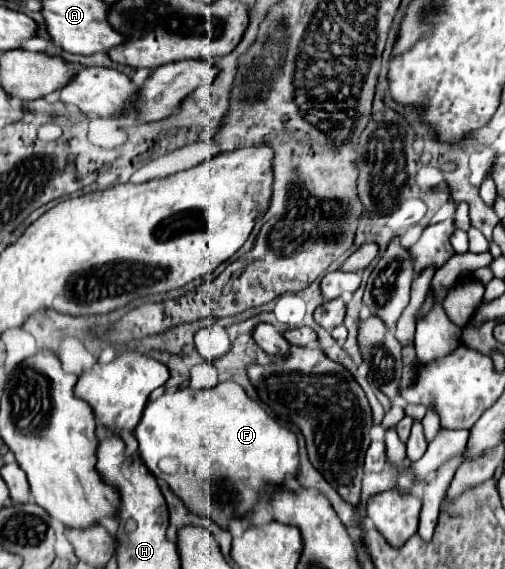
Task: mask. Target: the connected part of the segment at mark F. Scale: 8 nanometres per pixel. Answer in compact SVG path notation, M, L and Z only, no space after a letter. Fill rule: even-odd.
M221 382L205 390L181 388L175 392L165 392L163 396L147 404L143 418L135 426L133 434L139 442L139 458L143 460L143 464L157 478L165 480L191 512L205 514L221 526L227 526L233 516L251 512L263 484L269 482L281 486L287 474L297 474L299 470L299 446L295 434L269 416L261 404L251 400L245 390L235 382ZM163 458L175 460L177 472L169 474L161 470L159 464Z

